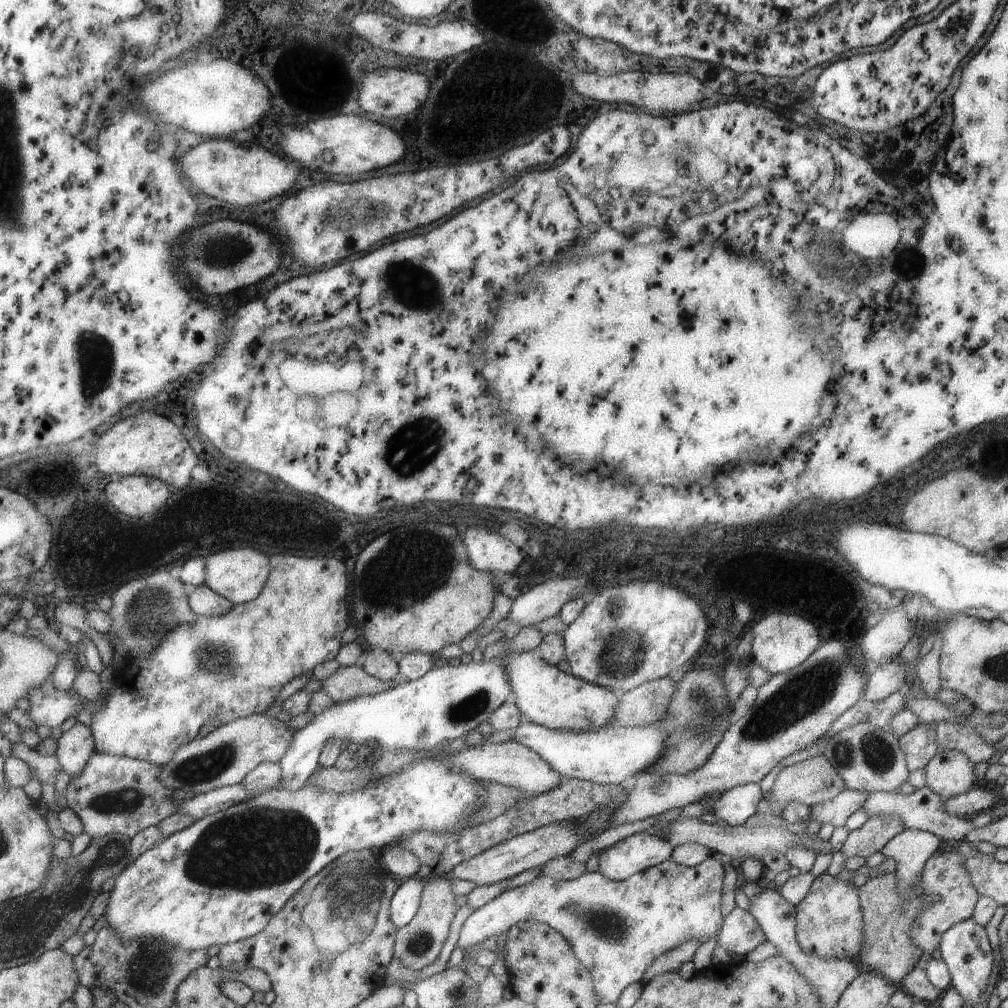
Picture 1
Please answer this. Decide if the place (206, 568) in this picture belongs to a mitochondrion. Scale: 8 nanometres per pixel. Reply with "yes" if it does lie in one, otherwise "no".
no

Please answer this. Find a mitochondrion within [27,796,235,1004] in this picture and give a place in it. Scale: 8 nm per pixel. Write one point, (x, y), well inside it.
(149, 972)

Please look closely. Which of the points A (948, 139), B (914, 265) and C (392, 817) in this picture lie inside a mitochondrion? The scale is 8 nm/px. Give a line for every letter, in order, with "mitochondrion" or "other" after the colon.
A: other
B: other
C: other

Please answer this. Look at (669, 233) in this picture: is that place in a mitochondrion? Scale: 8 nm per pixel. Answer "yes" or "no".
no

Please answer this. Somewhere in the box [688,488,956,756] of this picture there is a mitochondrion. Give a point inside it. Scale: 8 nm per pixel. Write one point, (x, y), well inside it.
(809, 690)

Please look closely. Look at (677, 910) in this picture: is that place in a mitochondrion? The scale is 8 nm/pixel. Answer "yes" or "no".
no

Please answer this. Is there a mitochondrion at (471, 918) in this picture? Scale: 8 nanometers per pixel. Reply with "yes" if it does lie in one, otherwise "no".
no

